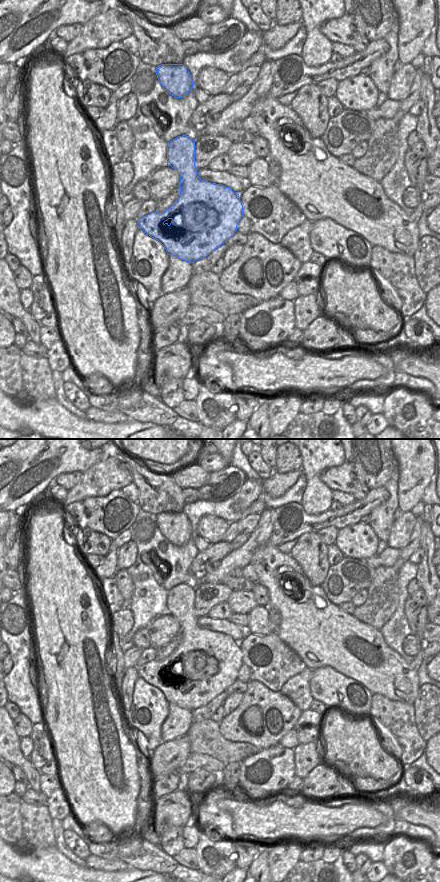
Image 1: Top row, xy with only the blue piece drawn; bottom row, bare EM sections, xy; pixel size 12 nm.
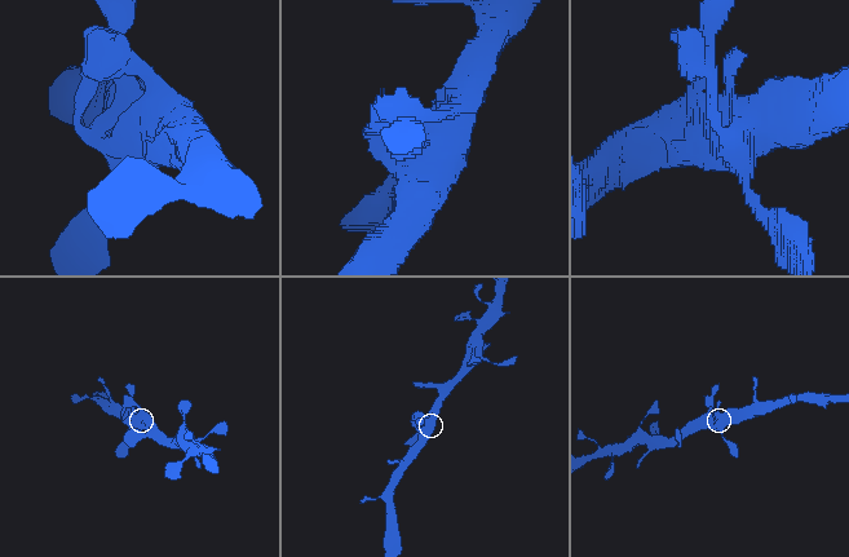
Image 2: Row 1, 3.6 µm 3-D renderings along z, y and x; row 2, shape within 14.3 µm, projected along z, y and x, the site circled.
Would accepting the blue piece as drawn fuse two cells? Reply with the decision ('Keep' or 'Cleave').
Keep.

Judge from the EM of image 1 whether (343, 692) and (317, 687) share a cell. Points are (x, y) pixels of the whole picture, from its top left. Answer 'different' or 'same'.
same

